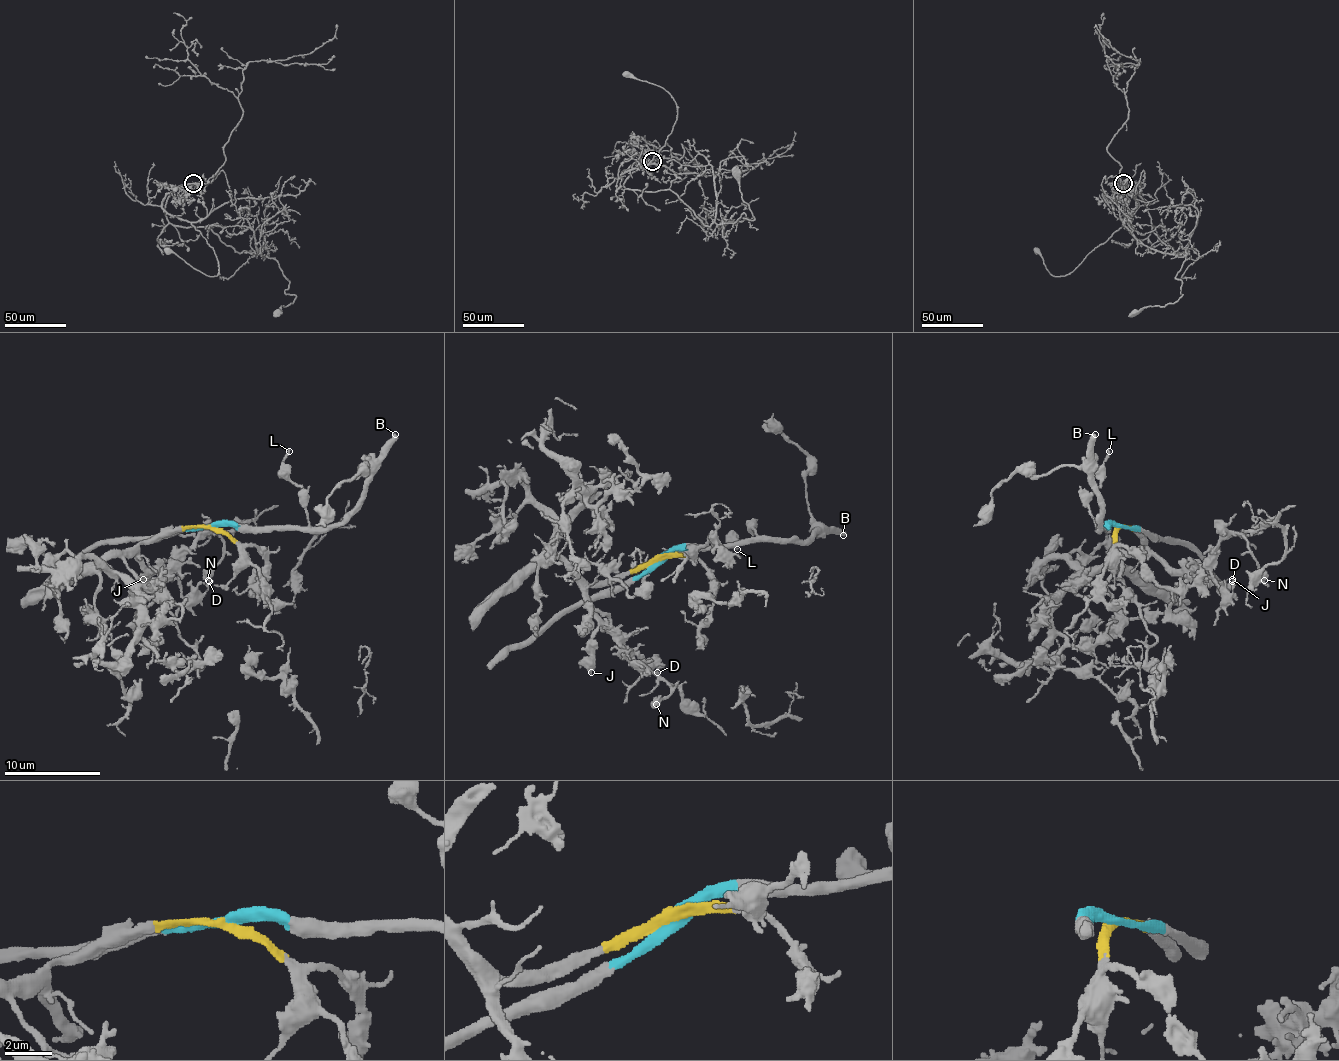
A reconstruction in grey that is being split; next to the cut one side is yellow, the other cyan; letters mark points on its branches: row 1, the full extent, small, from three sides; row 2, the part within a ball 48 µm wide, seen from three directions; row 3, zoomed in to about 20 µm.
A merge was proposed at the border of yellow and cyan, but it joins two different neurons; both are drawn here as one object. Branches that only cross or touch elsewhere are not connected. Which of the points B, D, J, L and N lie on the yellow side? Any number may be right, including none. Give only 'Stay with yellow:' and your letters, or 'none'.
Stay with yellow: D, J, N

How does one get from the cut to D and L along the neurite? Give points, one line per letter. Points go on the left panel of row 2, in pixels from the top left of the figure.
D: (210, 525), (185, 525), (137, 547), (137, 556), (149, 569), (166, 569), (183, 595), (200, 595), (210, 581)
L: (210, 525), (308, 525), (306, 499), (289, 477), (284, 462), (289, 450)

